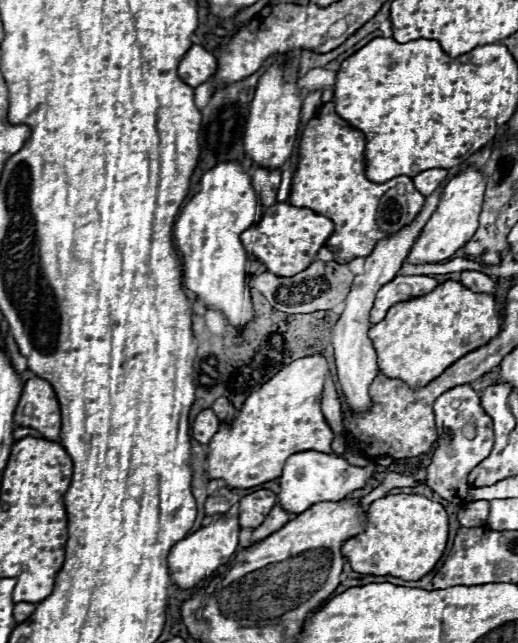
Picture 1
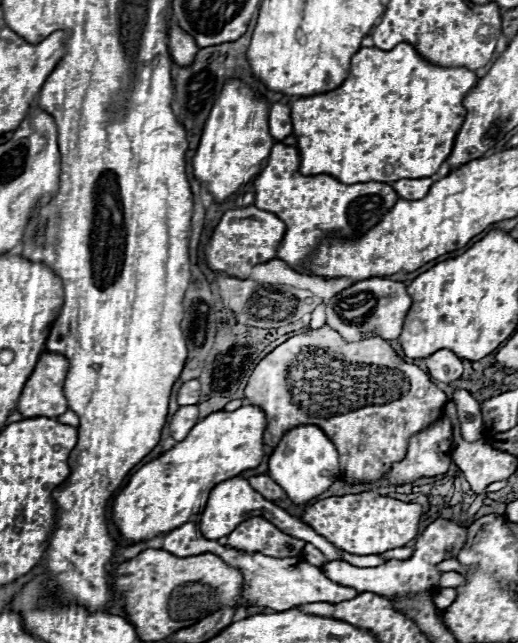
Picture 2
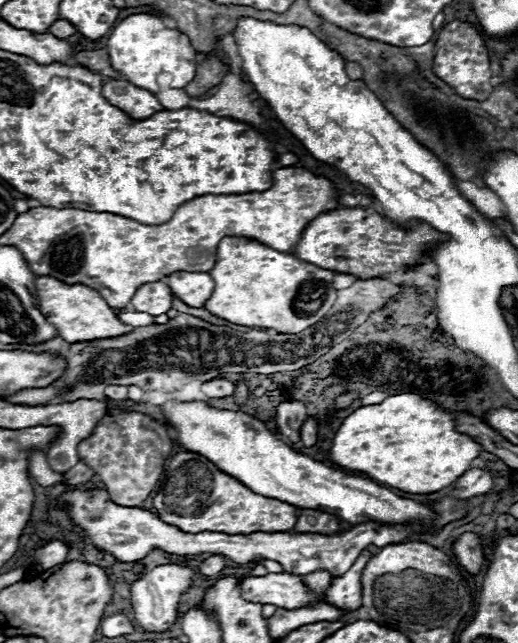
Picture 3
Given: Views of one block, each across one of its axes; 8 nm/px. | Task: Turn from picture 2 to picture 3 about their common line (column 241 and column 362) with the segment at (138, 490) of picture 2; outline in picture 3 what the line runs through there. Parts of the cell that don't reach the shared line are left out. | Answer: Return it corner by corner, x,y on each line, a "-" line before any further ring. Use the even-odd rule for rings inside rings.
406,392
388,396
382,404
354,410
340,424
328,450
330,462
364,472
372,480
408,494
432,494
460,478
482,446
470,436
454,430
452,414
428,398

